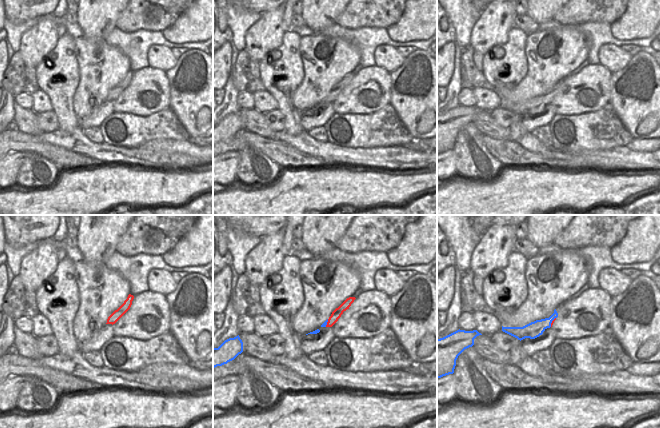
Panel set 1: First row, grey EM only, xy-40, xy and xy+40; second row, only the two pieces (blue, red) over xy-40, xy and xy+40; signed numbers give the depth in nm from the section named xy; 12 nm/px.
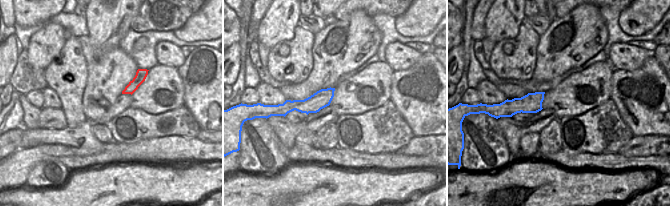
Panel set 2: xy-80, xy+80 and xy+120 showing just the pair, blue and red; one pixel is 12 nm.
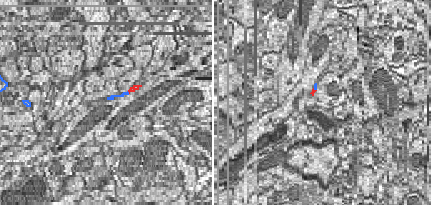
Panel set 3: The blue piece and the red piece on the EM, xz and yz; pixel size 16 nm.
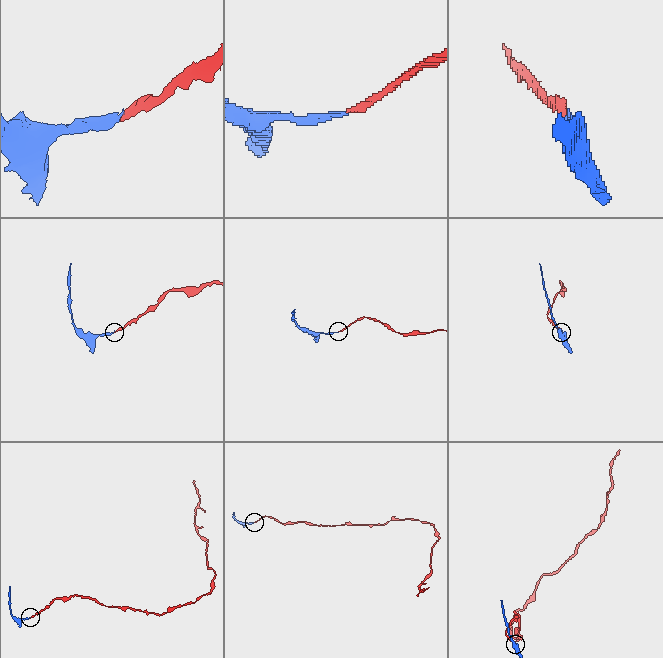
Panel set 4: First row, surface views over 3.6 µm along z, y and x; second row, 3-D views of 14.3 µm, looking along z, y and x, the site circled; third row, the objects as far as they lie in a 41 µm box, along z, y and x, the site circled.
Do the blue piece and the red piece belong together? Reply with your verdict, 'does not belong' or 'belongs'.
belongs

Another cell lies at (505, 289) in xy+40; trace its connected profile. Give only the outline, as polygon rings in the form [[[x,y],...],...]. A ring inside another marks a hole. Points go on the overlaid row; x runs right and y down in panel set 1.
[[[512,251],[506,268],[492,271],[483,279],[483,299],[493,311],[515,311],[527,299],[524,277],[528,259]]]

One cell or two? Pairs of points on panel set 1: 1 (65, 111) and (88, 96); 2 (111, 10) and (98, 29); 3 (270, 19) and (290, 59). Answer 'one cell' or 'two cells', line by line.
1: two cells
2: one cell
3: two cells

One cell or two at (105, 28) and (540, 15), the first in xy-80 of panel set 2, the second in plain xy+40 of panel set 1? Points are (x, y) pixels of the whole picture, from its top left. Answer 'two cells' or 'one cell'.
one cell

